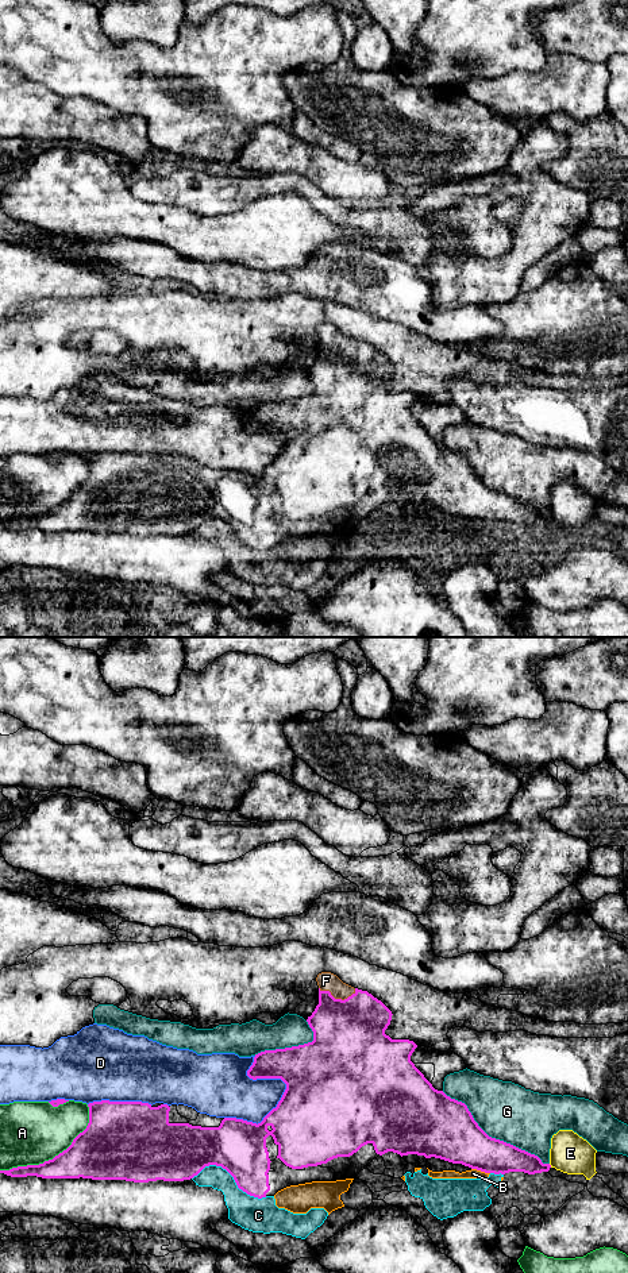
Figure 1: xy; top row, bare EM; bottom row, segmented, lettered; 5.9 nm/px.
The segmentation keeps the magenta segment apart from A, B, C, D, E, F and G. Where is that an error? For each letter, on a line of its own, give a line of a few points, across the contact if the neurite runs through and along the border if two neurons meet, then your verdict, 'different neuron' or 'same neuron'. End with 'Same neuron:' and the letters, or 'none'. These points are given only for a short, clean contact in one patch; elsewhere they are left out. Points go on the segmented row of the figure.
A: different neuron
B: different neuron
C: different neuron
D: different neuron
E: different neuron
F: line xy (349, 1036), (346, 1017), (338, 999), (326, 980); same neuron
G: different neuron
Same neuron: F

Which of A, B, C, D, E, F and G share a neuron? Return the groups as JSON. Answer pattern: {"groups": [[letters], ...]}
{"groups": [["A"], ["B"], ["C"], ["D"], ["E"], ["F"], ["G"]]}

